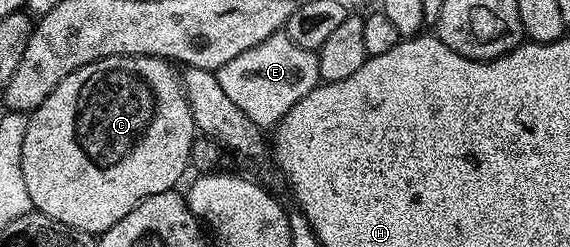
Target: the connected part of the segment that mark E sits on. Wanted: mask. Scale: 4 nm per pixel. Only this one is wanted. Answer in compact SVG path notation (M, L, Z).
M284 33L268 37L260 41L260 45L252 45L252 49L244 49L240 57L232 57L232 61L228 61L228 65L221 67L216 74L220 81L220 89L224 89L227 97L236 104L236 109L248 113L255 125L263 129L277 125L288 113L288 109L292 109L296 101L303 99L320 82L317 54L308 49L300 49L300 45L296 45L296 41L292 41Z

